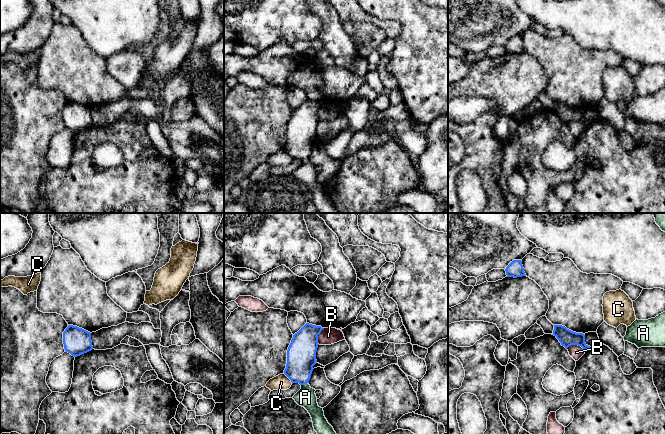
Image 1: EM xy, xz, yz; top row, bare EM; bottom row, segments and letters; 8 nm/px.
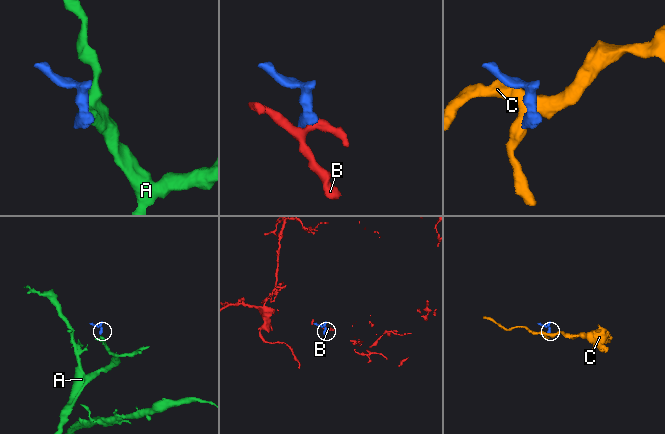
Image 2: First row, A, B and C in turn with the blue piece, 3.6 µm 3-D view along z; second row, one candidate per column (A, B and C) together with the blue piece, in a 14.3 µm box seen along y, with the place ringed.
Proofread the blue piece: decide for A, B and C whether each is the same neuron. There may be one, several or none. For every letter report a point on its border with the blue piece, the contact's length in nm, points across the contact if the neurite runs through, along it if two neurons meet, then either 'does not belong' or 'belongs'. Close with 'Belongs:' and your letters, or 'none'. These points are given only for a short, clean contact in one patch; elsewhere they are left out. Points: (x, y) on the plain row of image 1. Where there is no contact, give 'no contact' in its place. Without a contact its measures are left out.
A: xz (304, 159) | 60 nm | across xz (301, 131), (301, 151), (304, 159), (305, 173) | belongs
B: yz (576, 120) | 150 nm | along yz (566, 124), (571, 121), (579, 121), (584, 127) | does not belong
C: xz (288, 153) | 120 nm | along xz (283, 149), (292, 159) | does not belong
Belongs: A

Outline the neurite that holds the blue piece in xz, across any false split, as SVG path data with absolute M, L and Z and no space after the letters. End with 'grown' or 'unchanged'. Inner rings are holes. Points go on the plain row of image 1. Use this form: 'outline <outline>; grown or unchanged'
outline M306 99L297 109L293 111L291 119L287 126L287 140L284 150L293 159L299 159L301 165L293 172L295 178L304 183L310 190L313 198L314 206L319 213L339 213L334 207L333 203L328 199L324 192L323 184L318 182L315 165L311 164L309 159L313 142L316 140L316 127L318 124L318 111L324 104L321 102Z; grown

